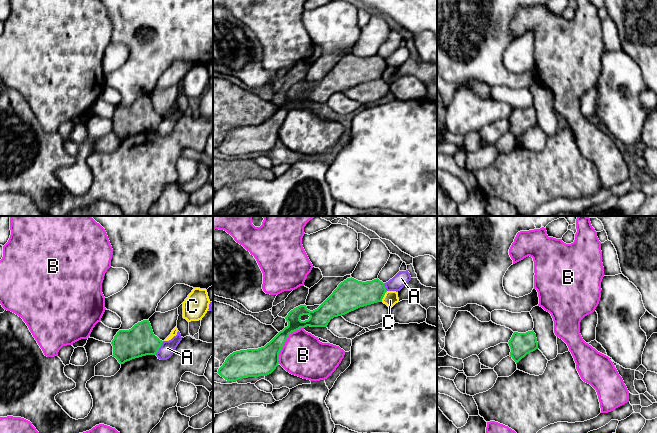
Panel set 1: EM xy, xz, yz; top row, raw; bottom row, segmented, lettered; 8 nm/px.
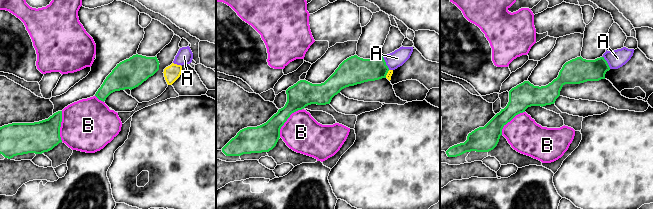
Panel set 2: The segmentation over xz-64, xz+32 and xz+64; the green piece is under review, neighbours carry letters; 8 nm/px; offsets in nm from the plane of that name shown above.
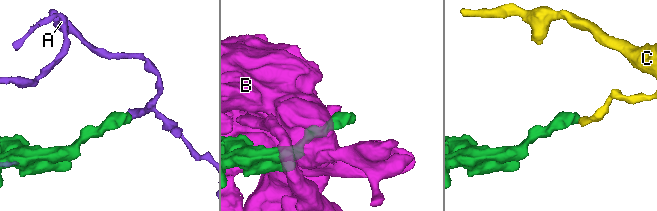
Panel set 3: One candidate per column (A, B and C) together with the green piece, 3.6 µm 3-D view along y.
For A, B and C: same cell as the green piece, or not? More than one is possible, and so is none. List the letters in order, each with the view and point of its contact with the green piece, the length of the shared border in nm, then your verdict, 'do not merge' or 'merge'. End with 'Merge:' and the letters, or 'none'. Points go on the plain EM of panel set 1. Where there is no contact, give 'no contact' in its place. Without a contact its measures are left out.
A: xy (159, 123) | 130 nm | do not merge
B: xz (285, 117) | 360 nm | do not merge
C: xz (383, 72) | 100 nm | do not merge
Merge: none

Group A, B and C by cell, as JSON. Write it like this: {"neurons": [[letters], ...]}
{"neurons": [["A"], ["B"], ["C"]]}

